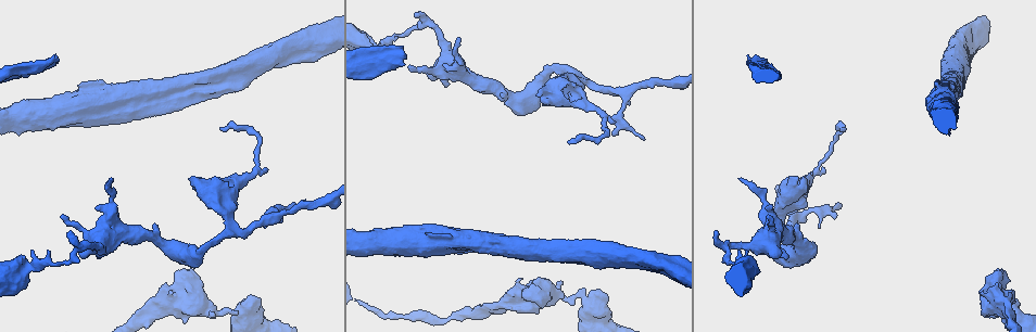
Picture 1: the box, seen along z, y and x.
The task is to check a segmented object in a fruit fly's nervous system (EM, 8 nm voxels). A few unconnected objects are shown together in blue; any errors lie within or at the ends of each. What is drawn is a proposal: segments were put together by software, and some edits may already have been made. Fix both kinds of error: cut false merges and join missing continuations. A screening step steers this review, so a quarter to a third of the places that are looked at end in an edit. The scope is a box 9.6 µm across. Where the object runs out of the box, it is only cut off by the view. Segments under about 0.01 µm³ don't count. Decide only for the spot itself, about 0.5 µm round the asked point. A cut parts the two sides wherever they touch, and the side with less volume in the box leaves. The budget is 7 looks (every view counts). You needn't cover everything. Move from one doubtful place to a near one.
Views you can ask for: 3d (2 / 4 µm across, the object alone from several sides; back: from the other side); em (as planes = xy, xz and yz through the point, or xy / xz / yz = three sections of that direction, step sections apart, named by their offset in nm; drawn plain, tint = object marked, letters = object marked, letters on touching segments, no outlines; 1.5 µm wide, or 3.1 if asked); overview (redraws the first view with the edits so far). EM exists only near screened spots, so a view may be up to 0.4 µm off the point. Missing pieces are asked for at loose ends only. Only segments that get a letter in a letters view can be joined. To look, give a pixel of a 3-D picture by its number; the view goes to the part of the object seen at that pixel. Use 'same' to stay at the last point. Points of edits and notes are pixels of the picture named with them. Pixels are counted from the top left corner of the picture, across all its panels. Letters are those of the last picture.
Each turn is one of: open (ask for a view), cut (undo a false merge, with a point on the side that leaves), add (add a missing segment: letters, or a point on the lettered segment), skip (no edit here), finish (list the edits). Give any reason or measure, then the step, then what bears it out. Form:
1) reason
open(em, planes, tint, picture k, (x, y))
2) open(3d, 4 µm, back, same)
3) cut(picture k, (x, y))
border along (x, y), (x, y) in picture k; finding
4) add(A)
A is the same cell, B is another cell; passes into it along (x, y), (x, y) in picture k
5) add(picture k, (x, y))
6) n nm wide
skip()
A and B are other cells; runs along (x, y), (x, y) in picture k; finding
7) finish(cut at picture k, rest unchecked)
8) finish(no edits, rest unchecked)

branch stops here
open(3d, 4 µm, picture 1, (403, 65))

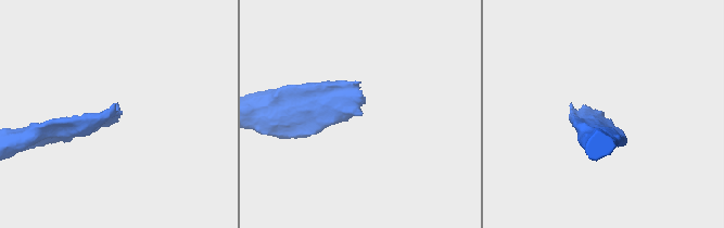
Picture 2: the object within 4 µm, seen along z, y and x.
shape alone is not enough
open(em, planes, letters, picture 2, (119, 111))

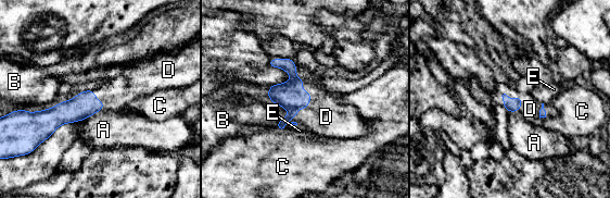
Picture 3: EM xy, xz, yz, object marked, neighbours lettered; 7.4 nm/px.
add(picture 3, (326, 116))
D is the same cell, A, B, C and E are other cells; passes into it along (290, 95), (309, 101), (326, 116) in picture 3; it goes on there

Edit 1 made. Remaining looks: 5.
redraw
open(overview)

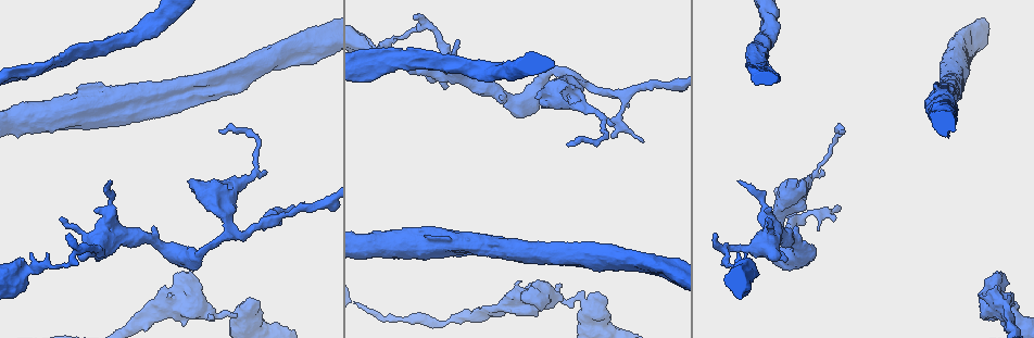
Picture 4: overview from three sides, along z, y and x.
stops while still wide
open(em, planes, letters, picture 4, (211, 99))

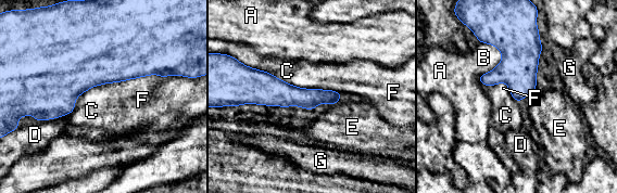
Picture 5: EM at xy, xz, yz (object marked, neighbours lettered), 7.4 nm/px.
skip()
A, B, C, D, E, F and G are other cells; border along (244, 64), (269, 72), (303, 88) in picture 5; no lettered segment goes on from it

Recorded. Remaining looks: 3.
thick end
open(em, planes, letters, picture 4, (970, 59))

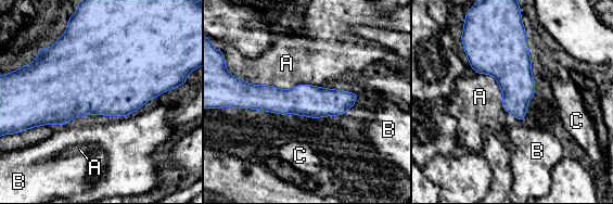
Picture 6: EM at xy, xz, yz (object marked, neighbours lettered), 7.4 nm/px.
A touches over 600 nm
skip()
A, B and C are other cells; border along (118, 115), (126, 116) in picture 6; no lettered segment goes on from it

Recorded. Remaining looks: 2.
finish(add at picture 3, rest unchecked)

